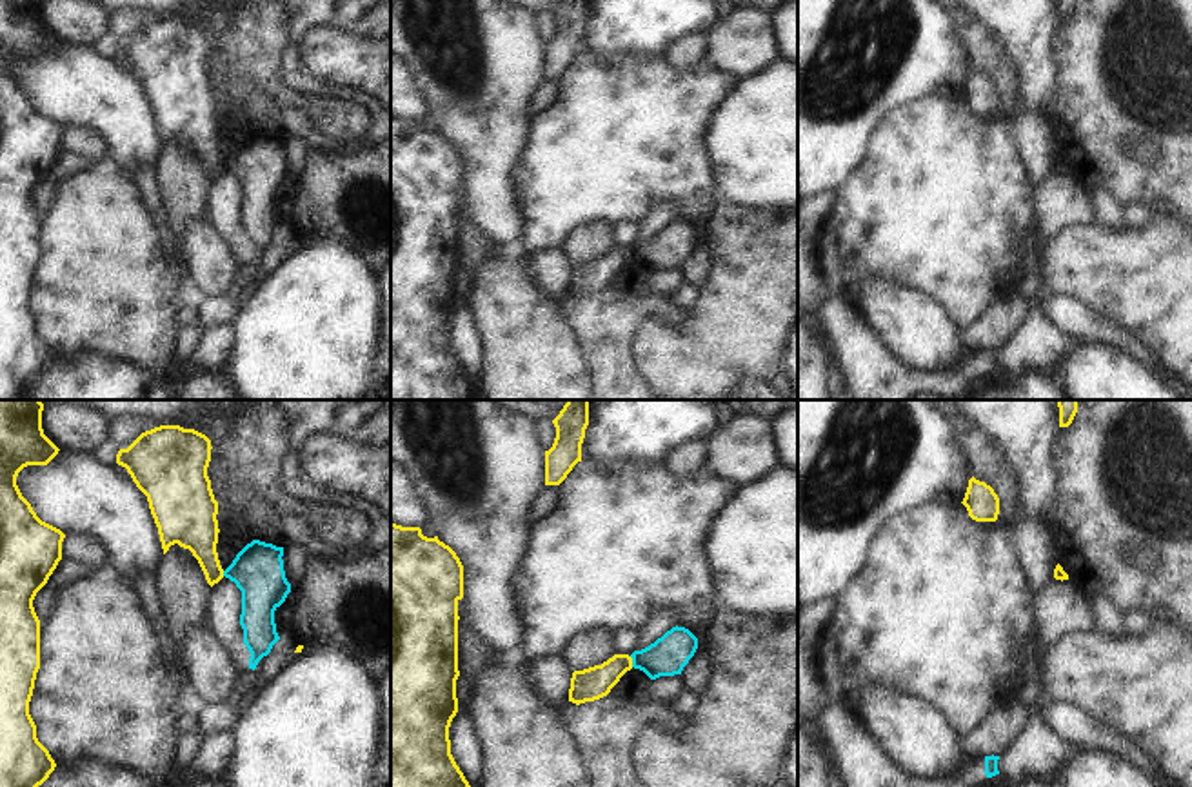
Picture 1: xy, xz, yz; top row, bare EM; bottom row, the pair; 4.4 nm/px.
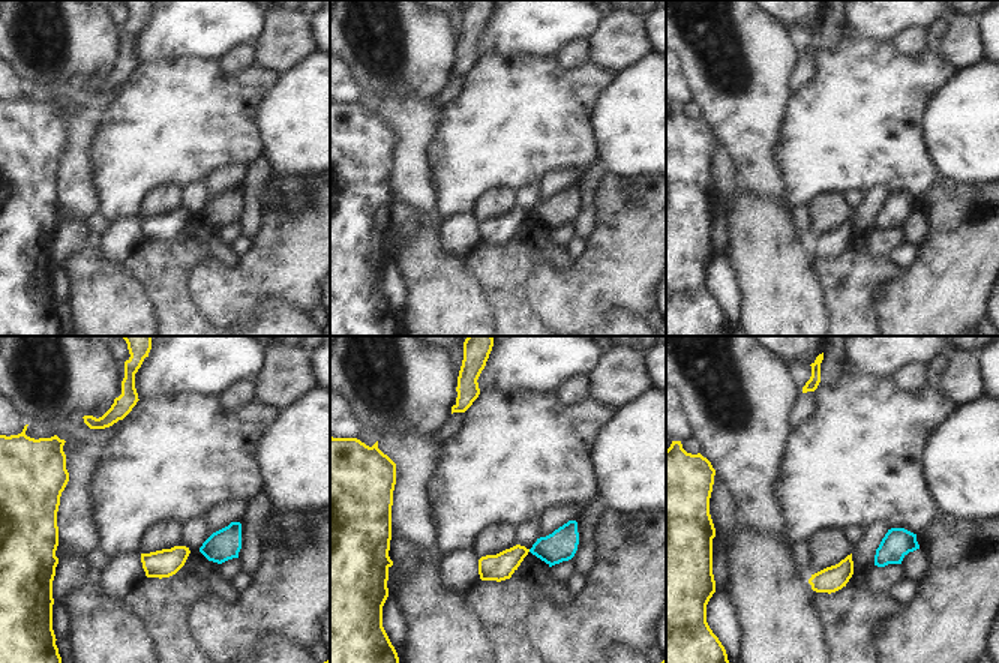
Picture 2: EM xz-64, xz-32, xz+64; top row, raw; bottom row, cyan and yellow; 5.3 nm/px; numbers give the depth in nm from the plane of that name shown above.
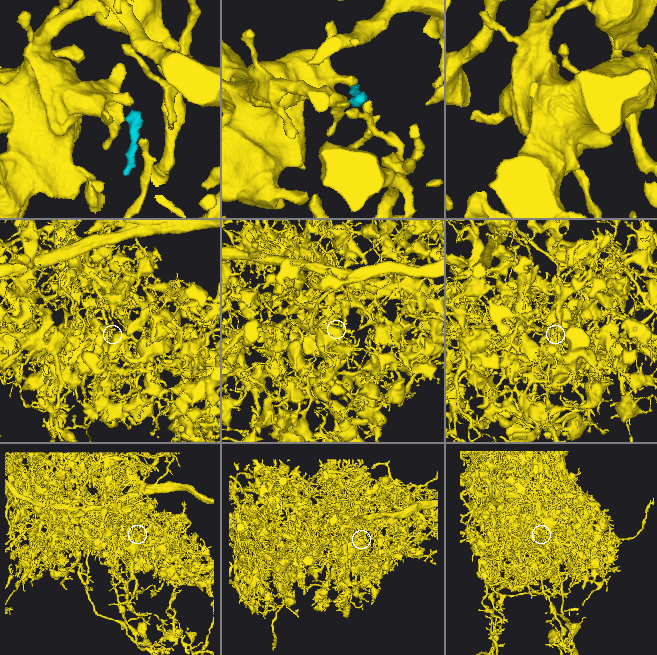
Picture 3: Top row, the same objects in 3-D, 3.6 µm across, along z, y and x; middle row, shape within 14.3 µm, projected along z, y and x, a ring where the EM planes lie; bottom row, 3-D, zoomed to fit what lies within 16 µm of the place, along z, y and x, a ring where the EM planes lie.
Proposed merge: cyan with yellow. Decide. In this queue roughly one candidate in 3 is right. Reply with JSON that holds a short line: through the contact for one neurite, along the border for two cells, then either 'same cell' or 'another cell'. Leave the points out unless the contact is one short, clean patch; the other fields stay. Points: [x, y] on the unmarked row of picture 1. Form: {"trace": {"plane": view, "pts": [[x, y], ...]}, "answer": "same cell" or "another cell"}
{"trace": {"plane": "xz", "pts": [[629, 249], [633, 259]]}, "answer": "another cell"}

